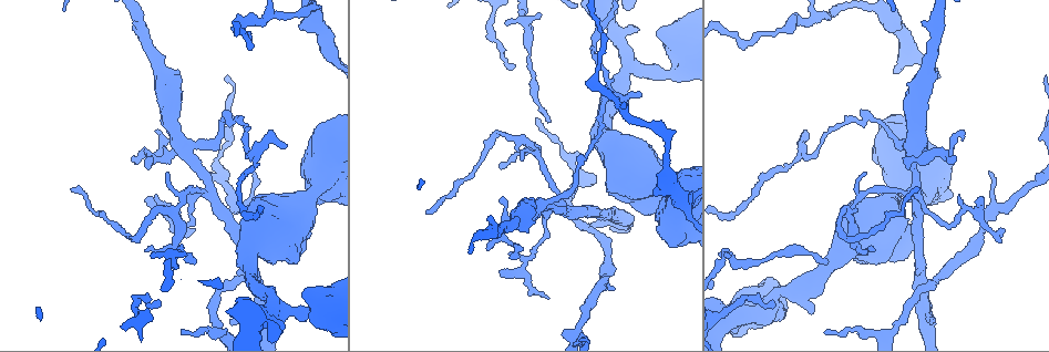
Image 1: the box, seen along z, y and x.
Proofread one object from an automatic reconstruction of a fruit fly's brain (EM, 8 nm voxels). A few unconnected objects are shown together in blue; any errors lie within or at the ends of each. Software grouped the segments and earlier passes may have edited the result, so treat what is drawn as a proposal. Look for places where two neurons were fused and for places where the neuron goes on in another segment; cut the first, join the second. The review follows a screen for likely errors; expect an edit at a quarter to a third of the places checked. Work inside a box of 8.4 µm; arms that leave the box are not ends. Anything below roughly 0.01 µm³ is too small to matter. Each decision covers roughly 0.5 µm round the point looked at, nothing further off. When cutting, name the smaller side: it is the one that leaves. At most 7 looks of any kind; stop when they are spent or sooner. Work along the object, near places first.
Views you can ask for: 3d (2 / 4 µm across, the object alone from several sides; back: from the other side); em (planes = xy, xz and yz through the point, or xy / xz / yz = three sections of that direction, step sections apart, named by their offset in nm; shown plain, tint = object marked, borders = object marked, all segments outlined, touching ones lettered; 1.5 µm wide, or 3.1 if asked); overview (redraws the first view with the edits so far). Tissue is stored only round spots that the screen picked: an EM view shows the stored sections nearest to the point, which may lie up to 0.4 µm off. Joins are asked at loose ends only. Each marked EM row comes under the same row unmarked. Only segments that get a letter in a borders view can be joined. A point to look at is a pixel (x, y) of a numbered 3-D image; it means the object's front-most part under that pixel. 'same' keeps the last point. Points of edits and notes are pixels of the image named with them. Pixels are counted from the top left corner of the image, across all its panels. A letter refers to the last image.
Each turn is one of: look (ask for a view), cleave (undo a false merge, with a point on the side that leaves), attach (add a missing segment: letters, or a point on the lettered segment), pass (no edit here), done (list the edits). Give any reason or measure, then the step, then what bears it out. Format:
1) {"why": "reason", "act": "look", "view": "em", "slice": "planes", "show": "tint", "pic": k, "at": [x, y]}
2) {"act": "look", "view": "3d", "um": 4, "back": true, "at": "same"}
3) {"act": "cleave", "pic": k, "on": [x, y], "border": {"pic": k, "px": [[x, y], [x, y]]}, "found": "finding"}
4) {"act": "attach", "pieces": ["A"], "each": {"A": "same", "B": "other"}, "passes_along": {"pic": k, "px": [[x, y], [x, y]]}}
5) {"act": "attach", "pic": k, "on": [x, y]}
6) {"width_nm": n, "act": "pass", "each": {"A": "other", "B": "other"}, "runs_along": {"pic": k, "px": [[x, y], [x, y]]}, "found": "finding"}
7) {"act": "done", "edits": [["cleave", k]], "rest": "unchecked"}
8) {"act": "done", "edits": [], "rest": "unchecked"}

{"why": "sudden change in width", "act": "look", "view": "em", "slice": "planes", "show": "borders", "pic": 1, "at": [677, 71]}

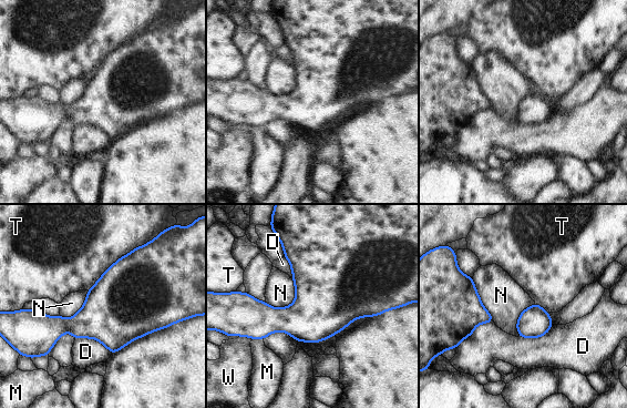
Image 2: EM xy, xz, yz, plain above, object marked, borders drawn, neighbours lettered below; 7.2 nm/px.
{"width_nm": 150, "act": "pass", "each": {"D": "other", "M": "other", "N": "other", "T": "other", "W": "other"}, "found": "continuous, no second neuron"}

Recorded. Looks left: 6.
{"why": "free end", "act": "look", "view": "em", "slice": "xz", "step": 8, "show": "tint", "pic": 1, "at": [512, 64]}

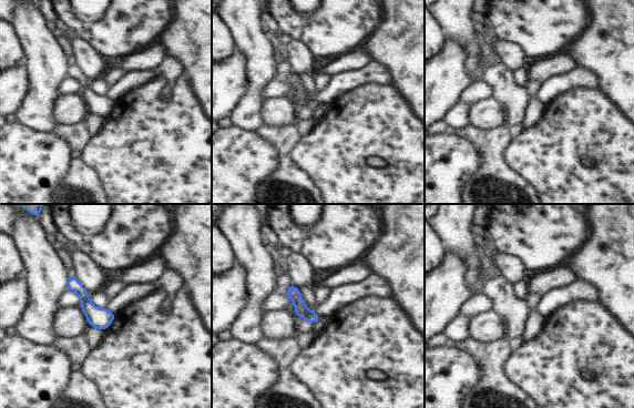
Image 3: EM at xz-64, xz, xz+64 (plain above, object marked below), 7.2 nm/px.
{"act": "look", "view": "em", "slice": "planes", "show": "borders", "at": "same"}

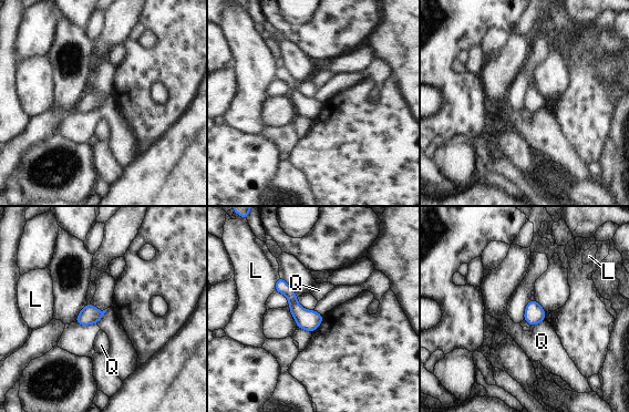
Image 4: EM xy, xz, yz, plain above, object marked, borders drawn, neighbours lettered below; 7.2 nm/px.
{"longest_contact_nm": ["Q", 130], "act": "pass", "each": {"L": "other", "Q": "other"}, "border": {"pic": 4, "px": [[545, 318], [530, 326]]}, "found": "none of them fits"}

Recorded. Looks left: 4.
{"why": "abrupt turn", "act": "look", "view": "3d", "um": 2, "pic": 1, "at": [194, 221]}

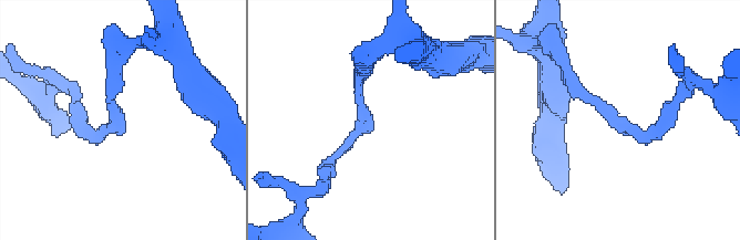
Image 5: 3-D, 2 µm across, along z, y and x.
{"why": "now the EM", "act": "look", "view": "em", "slice": "yz", "step": 8, "show": "tint", "pic": 5, "at": [117, 122]}

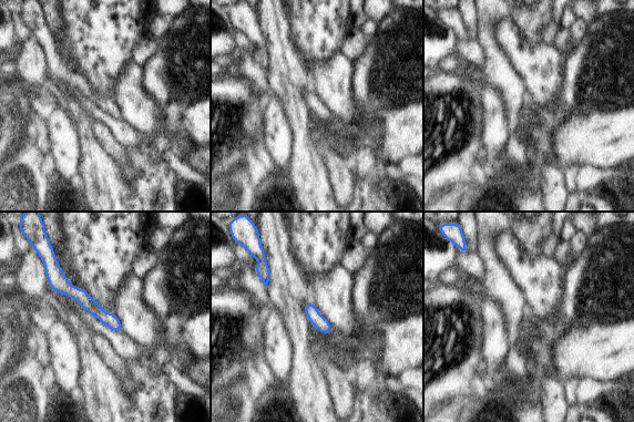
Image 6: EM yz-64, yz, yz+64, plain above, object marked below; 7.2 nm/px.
{"act": "look", "view": "em", "slice": "planes", "show": "borders", "at": "same"}

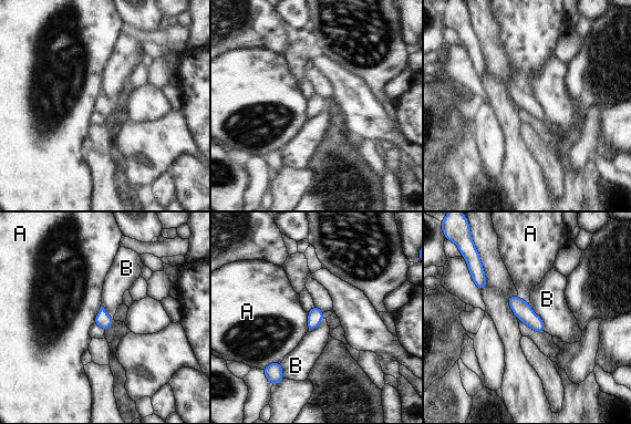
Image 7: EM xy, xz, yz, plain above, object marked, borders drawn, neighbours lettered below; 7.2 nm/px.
{"width_nm": 100, "act": "pass", "each": {"A": "other", "B": "other"}, "border": {"pic": 7, "px": [[527, 303], [541, 320], [545, 331]]}, "found": "all the same neuron"}

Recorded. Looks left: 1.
{"act": "done", "edits": [], "rest": "unchecked"}

